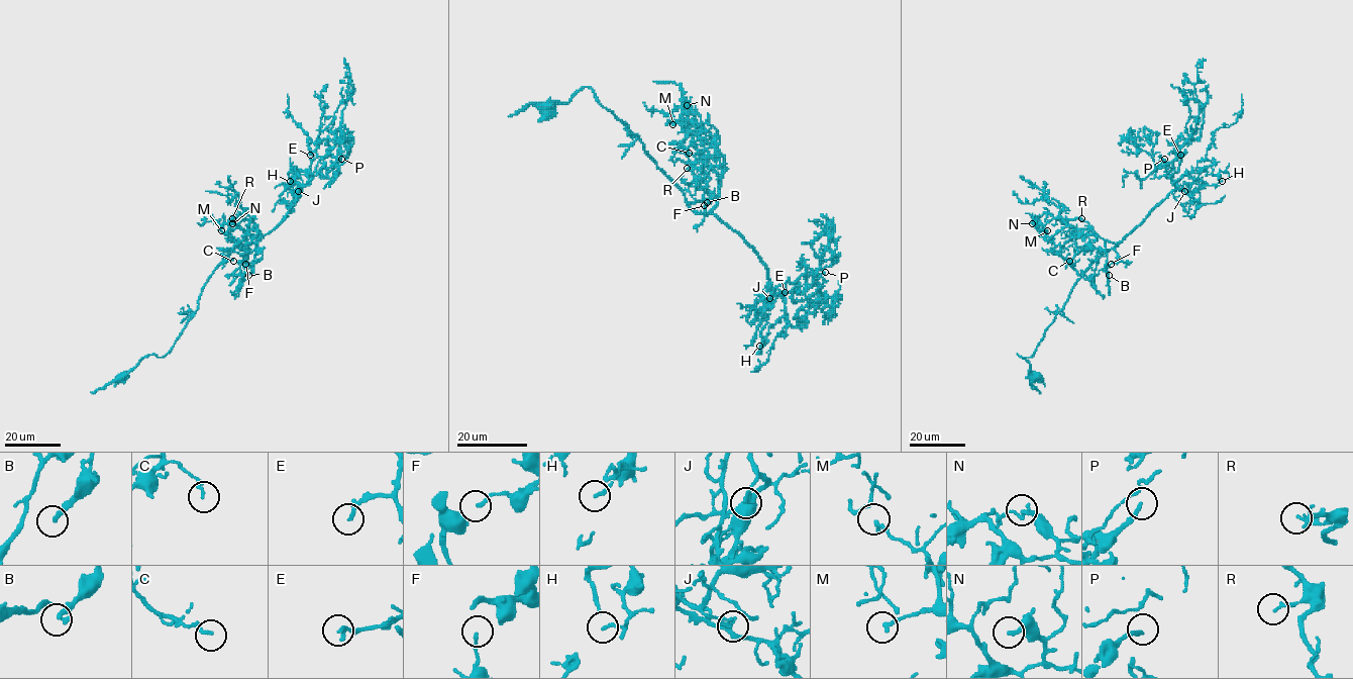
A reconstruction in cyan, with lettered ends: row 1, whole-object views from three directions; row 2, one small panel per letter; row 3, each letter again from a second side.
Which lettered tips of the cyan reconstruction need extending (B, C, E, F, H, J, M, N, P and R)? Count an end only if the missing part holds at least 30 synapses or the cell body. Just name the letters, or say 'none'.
P

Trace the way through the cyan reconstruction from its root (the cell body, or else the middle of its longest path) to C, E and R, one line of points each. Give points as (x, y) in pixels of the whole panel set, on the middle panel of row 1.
C: (549, 111), (589, 87), (644, 143), (687, 204), (707, 213), (720, 178), (689, 133), (683, 141), (689, 153)
E: (549, 111), (589, 87), (692, 209), (717, 215), (754, 250), (770, 288), (792, 283), (799, 292), (785, 292)
R: (549, 111), (589, 87), (687, 204), (707, 213), (722, 171), (695, 180), (687, 168)

